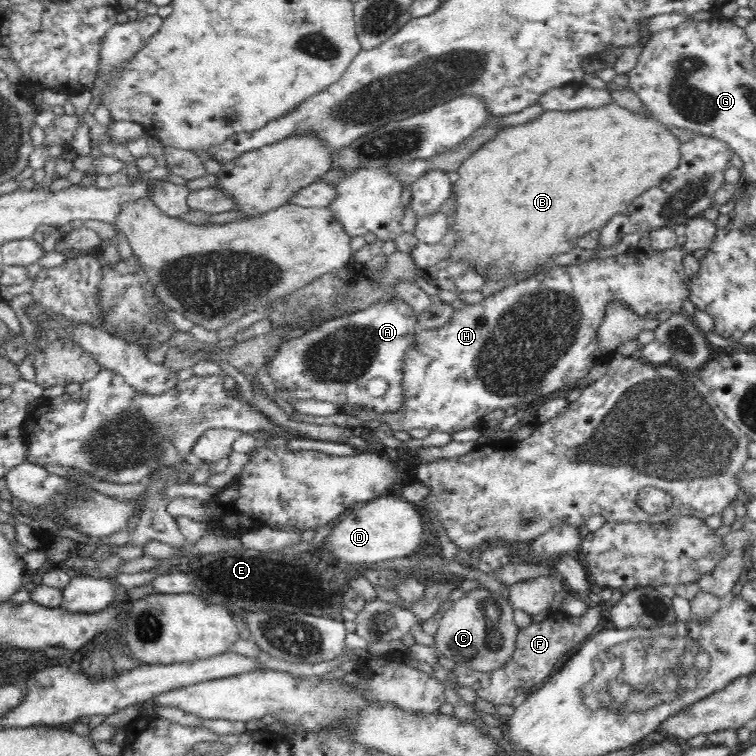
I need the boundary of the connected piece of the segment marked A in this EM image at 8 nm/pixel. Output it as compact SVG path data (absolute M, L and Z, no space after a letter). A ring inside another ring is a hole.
M402 298L381 301L364 311L320 322L303 334L284 340L264 370L276 381L277 389L290 391L294 399L331 402L336 405L337 412L347 411L350 407L364 407L368 412L393 413L405 403L403 358L408 347L415 341L416 325L417 317L413 309ZM373 378L382 378L388 383L388 390L379 397L372 397L366 388Z

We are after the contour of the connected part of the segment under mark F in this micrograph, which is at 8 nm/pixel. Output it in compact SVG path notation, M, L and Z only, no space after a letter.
M596 606L588 607L581 617L572 616L562 610L551 611L542 622L532 621L527 627L520 629L516 636L516 648L510 660L494 672L478 672L470 670L467 665L456 665L453 668L458 684L468 686L477 696L493 703L511 704L513 698L524 690L533 690L541 686L550 674L556 671L558 660L572 647L584 642L602 622L602 612Z

